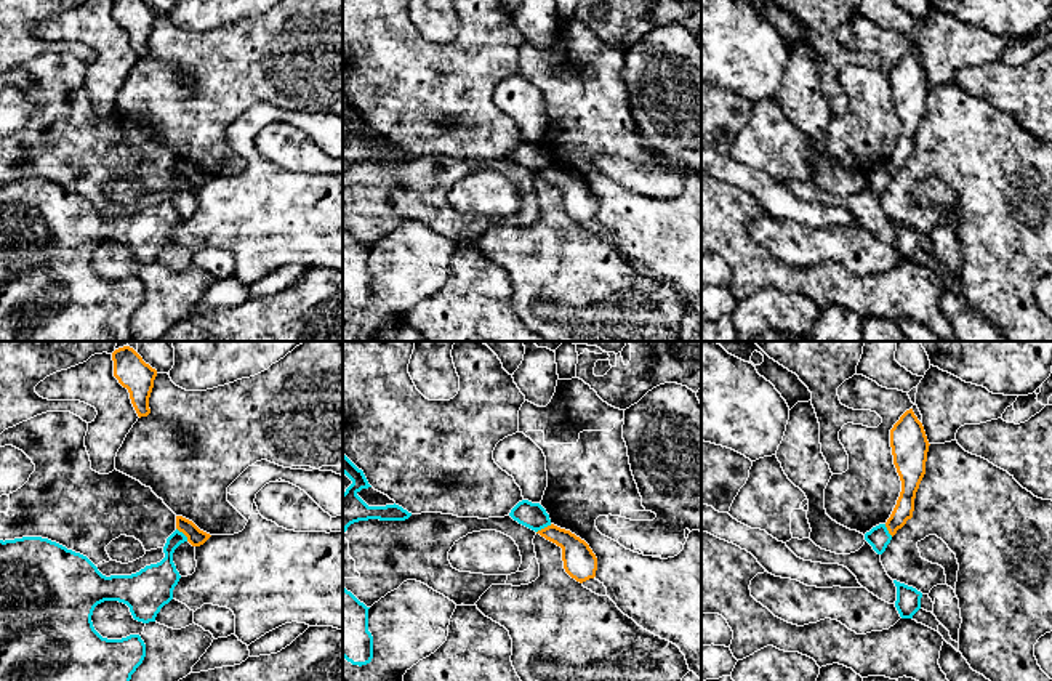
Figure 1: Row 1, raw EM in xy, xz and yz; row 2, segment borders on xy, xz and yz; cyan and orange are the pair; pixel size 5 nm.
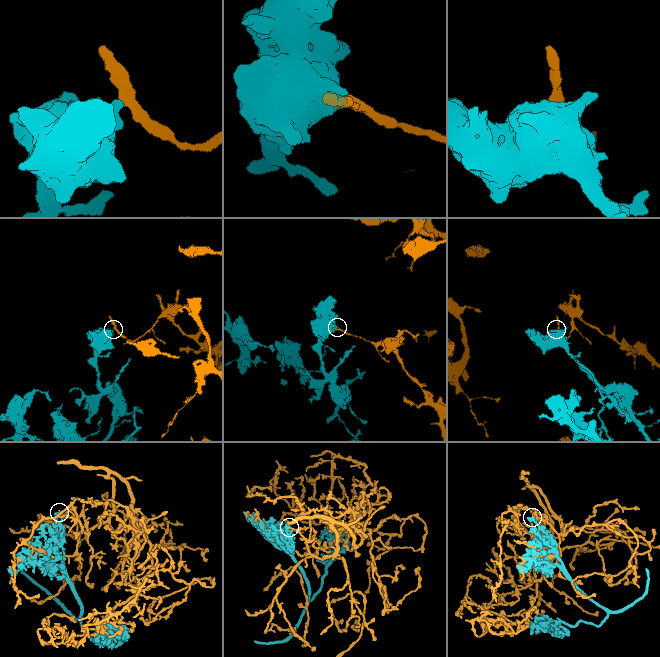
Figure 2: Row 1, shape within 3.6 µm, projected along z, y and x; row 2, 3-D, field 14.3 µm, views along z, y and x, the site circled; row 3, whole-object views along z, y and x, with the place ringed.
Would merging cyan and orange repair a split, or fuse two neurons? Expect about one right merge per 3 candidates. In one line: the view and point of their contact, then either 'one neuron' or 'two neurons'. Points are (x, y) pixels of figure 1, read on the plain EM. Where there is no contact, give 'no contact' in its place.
meets cyan in xy at (183, 175); two neurons

